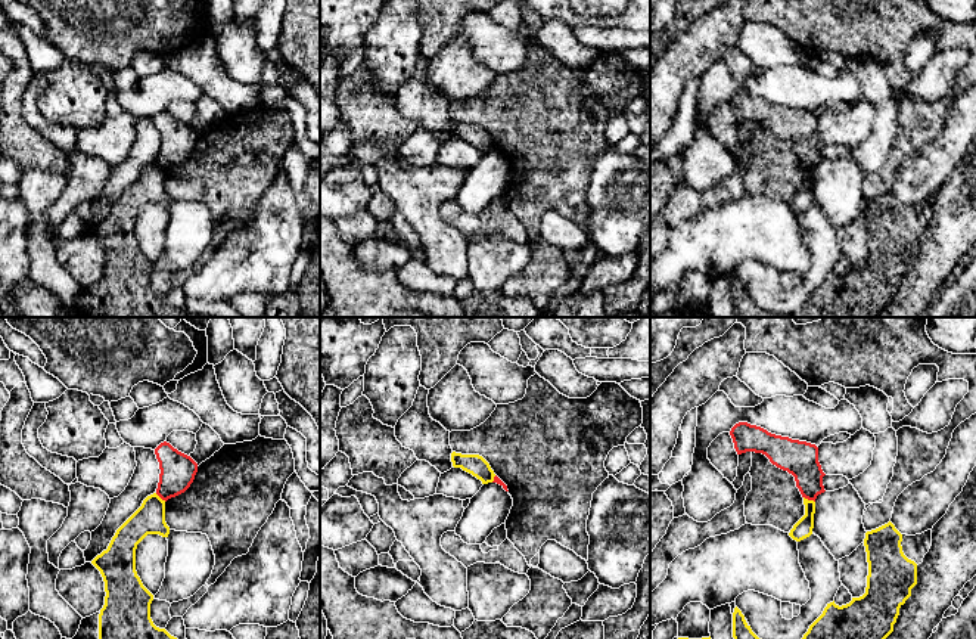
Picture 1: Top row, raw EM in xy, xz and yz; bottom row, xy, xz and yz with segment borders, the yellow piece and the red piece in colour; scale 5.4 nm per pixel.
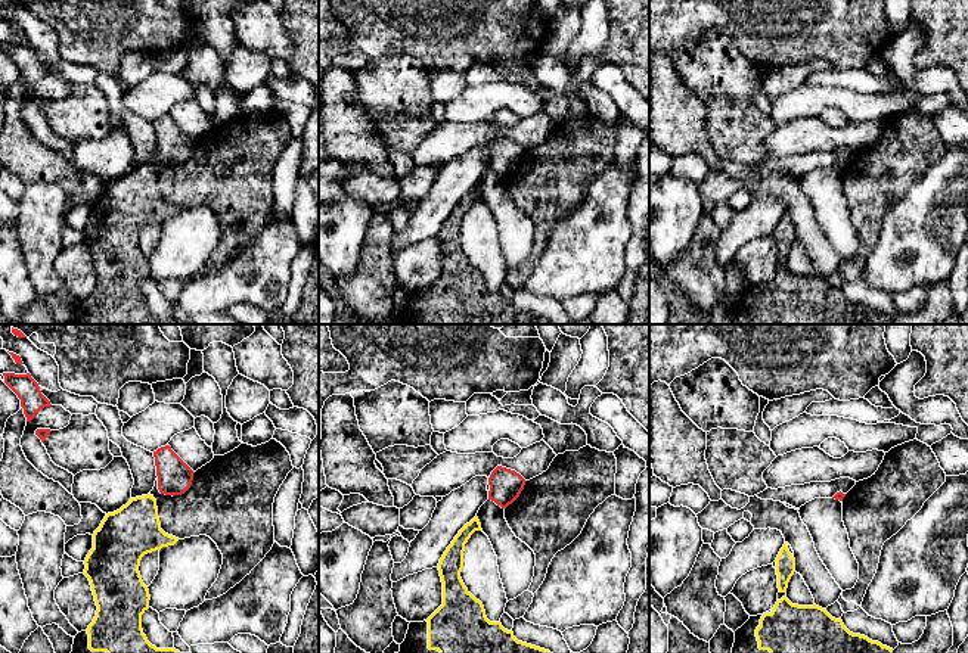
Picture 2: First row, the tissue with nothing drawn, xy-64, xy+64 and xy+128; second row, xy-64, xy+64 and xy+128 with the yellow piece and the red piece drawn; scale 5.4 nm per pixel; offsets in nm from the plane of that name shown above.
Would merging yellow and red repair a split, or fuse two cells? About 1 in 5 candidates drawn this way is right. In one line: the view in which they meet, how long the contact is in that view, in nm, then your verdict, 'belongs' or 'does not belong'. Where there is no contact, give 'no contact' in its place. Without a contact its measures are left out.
yz | 70 nm | does not belong

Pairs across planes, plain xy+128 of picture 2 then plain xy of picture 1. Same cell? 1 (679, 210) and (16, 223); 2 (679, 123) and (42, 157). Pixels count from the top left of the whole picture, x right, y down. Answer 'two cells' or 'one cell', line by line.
1: one cell
2: one cell

